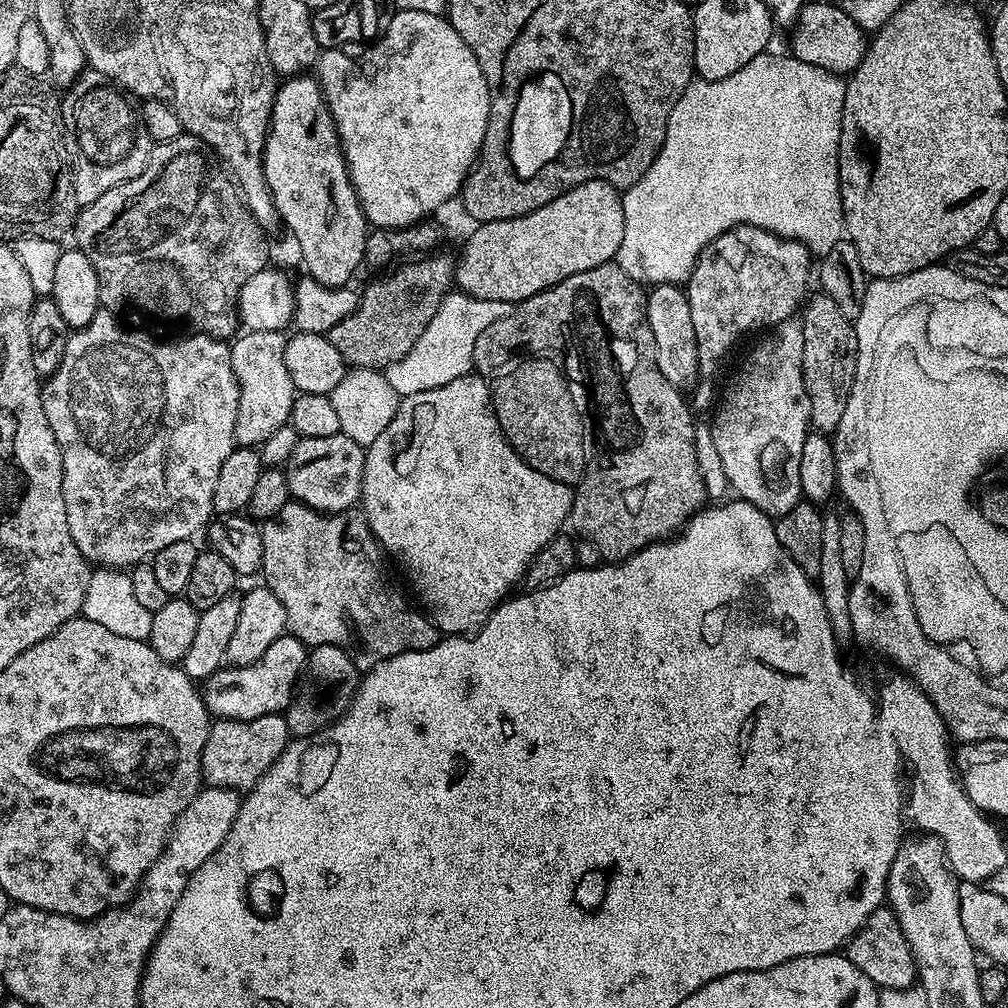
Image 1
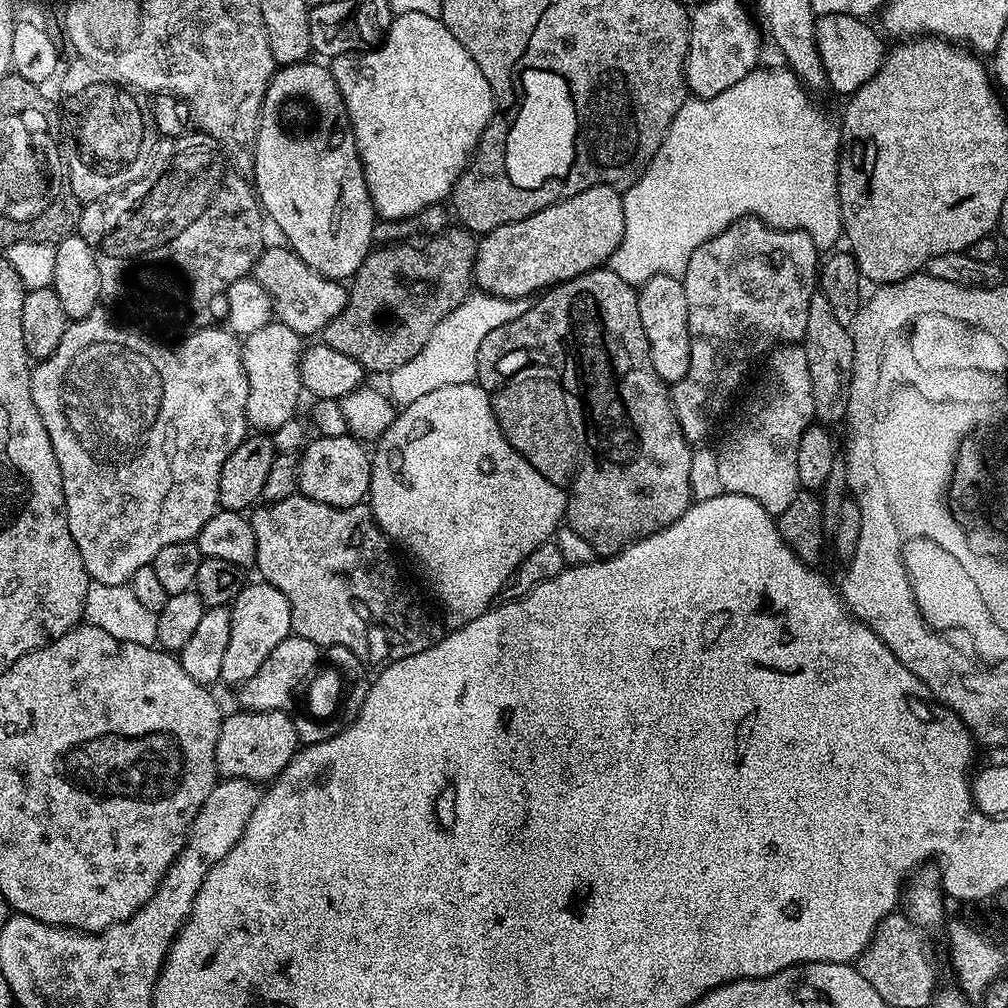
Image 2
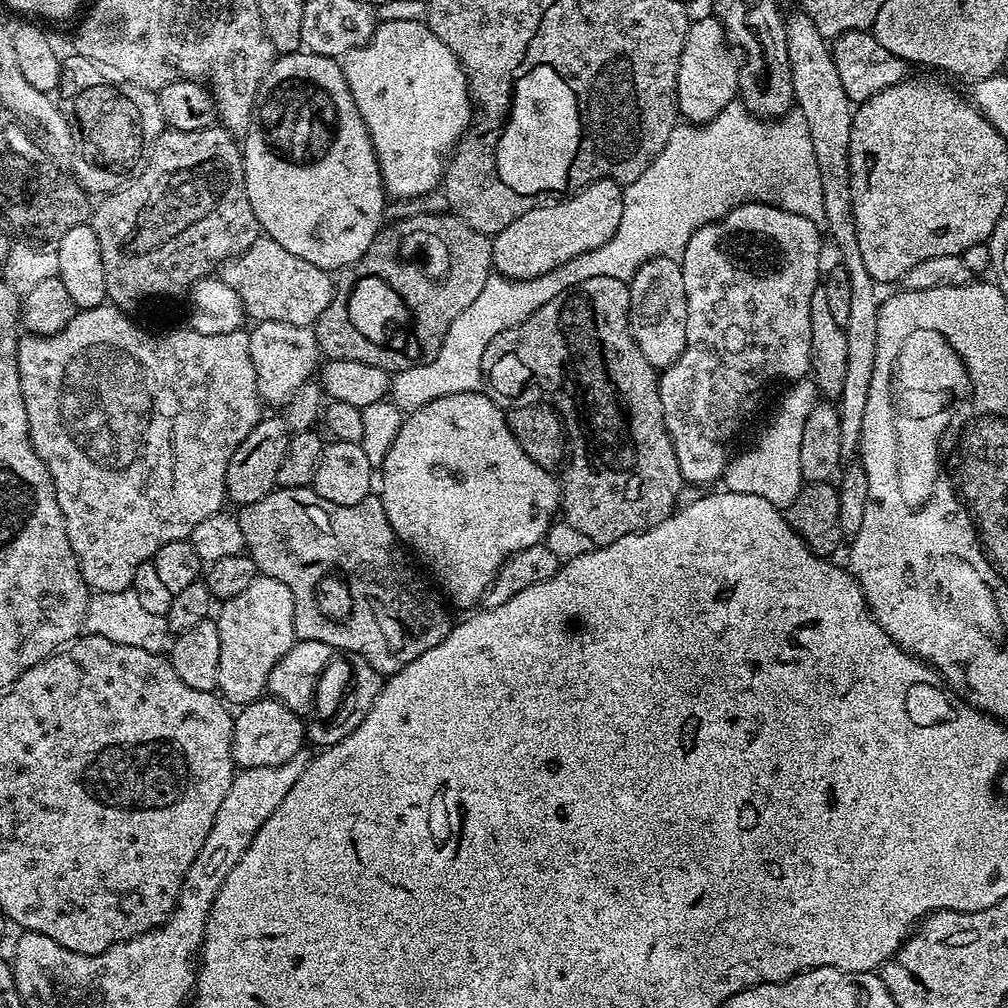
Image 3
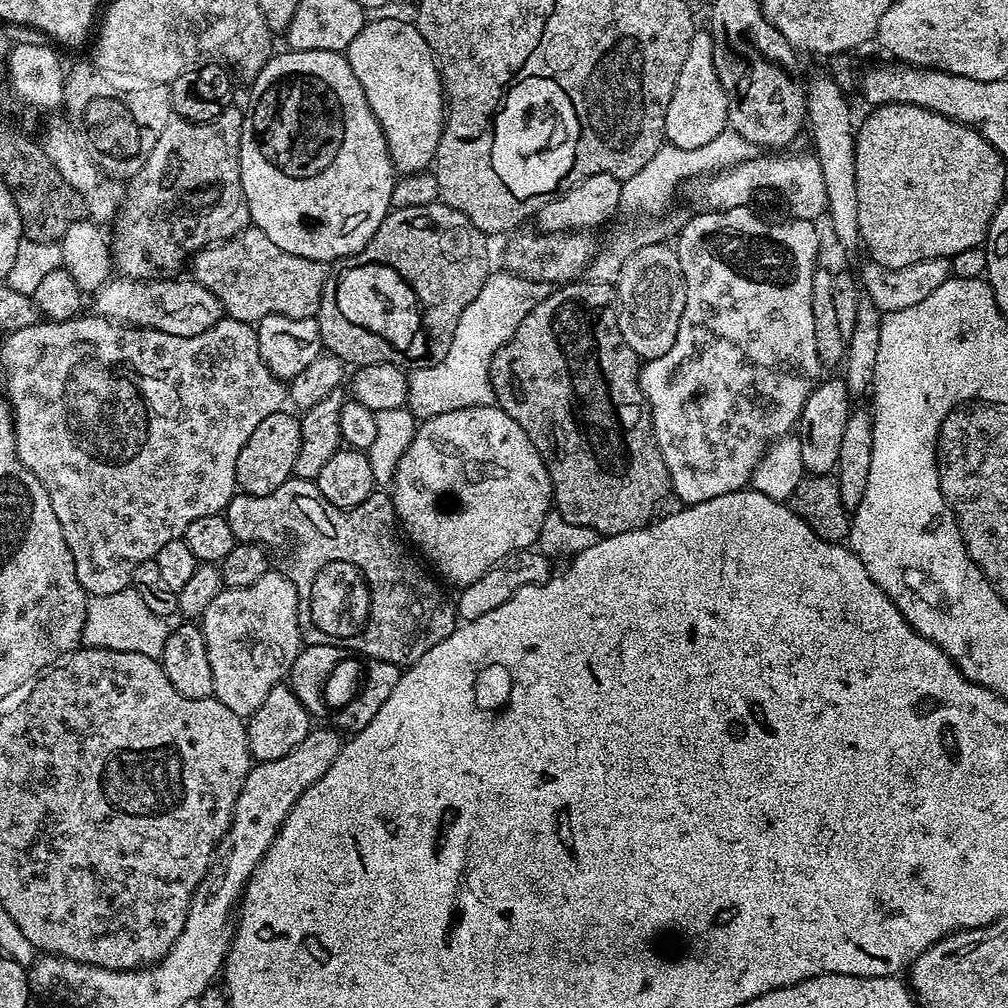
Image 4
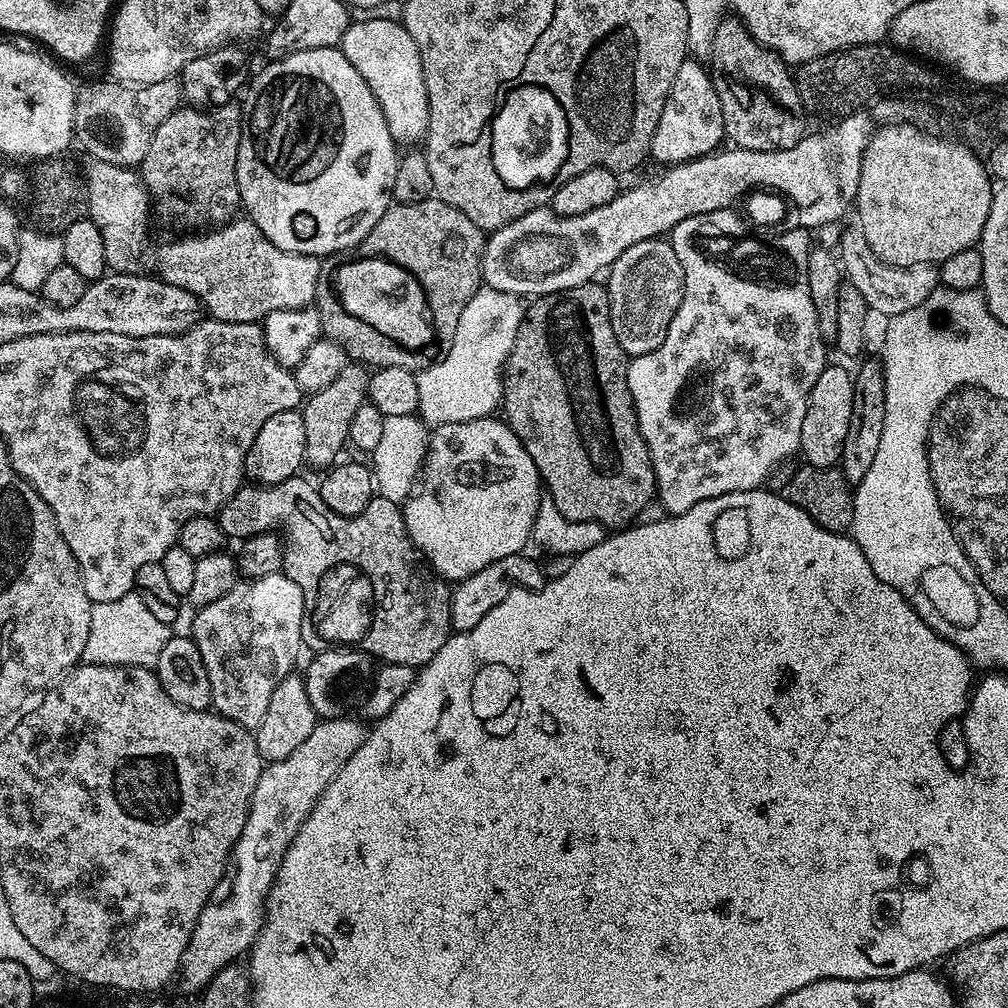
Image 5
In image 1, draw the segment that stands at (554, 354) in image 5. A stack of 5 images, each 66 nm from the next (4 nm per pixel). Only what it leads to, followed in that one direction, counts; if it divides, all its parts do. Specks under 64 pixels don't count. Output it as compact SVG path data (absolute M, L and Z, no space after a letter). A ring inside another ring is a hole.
M609 262L603 264L602 266L594 266L594 270L582 270L582 274L574 274L570 278L566 278L562 282L558 282L554 286L550 286L546 290L542 290L538 294L534 294L530 298L520 301L513 307L510 314L506 314L502 318L498 318L498 322L490 322L490 326L486 326L486 330L482 330L482 334L478 334L478 338L474 342L474 354L472 355L473 361L478 362L476 366L476 374L482 378L483 381L487 383L488 389L491 392L491 404L496 403L496 396L500 394L502 396L502 410L504 414L510 414L512 422L516 420L516 368L518 367L518 362L522 359L522 354L556 354L552 352L564 352L564 360L562 359L562 367L565 374L568 375L569 382L578 390L578 394L582 398L582 410L584 411L584 417L586 418L586 430L588 431L588 437L590 441L590 458L588 459L588 465L584 471L584 477L580 479L580 483L575 485L574 495L572 497L572 515L570 517L570 528L572 524L571 531L575 533L581 541L588 541L597 548L598 554L600 555L601 561L604 562L619 562L622 560L627 560L629 556L633 556L635 552L641 552L642 549L647 548L649 544L654 544L657 542L667 541L669 538L675 537L677 533L681 531L687 525L688 521L696 515L697 512L701 511L705 507L706 501L704 501L704 476L700 473L700 456L696 453L696 428L692 425L692 412L693 409L690 407L688 409L688 404L684 401L684 396L677 385L666 382L666 378L662 378L662 370L658 370L658 362L656 361L656 347L654 346L654 334L650 330L650 322L648 321L648 298L646 295L646 288L641 281L630 278L630 274L626 274L626 270L622 270L619 264L615 262Z

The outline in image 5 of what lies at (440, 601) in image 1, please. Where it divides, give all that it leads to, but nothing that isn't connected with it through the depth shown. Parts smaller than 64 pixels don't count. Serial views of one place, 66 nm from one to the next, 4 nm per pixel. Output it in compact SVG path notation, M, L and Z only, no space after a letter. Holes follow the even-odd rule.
M491 415L470 422L435 425L429 450L424 456L418 491L403 501L402 511L408 529L418 534L417 541L432 556L434 568L428 570L428 556L416 556L416 561L437 583L444 585L449 610L455 604L454 597L461 580L478 574L478 570L490 566L490 562L498 562L498 558L515 556L527 549L524 547L529 547L541 499L542 481L538 466L534 466L534 458L526 454L518 434L514 434L503 419Z

